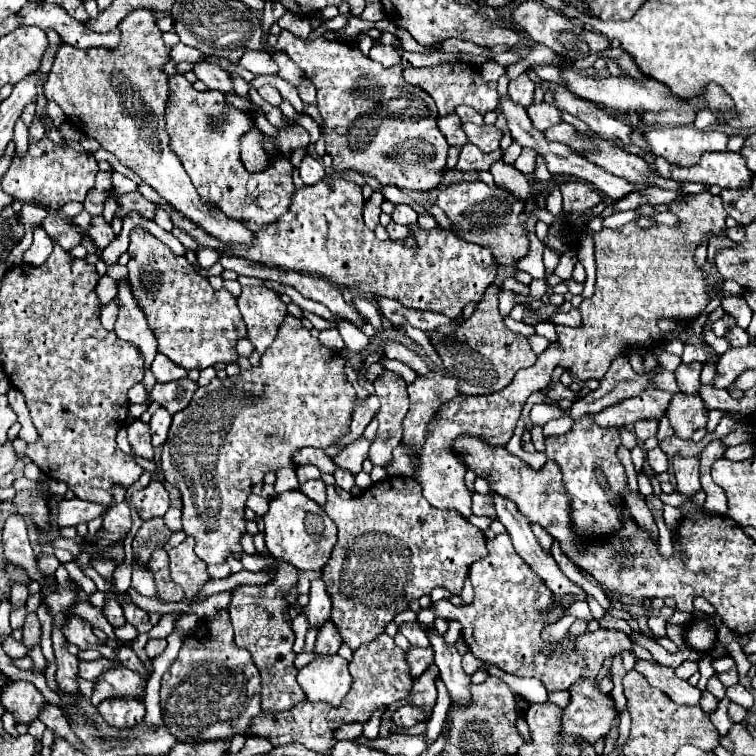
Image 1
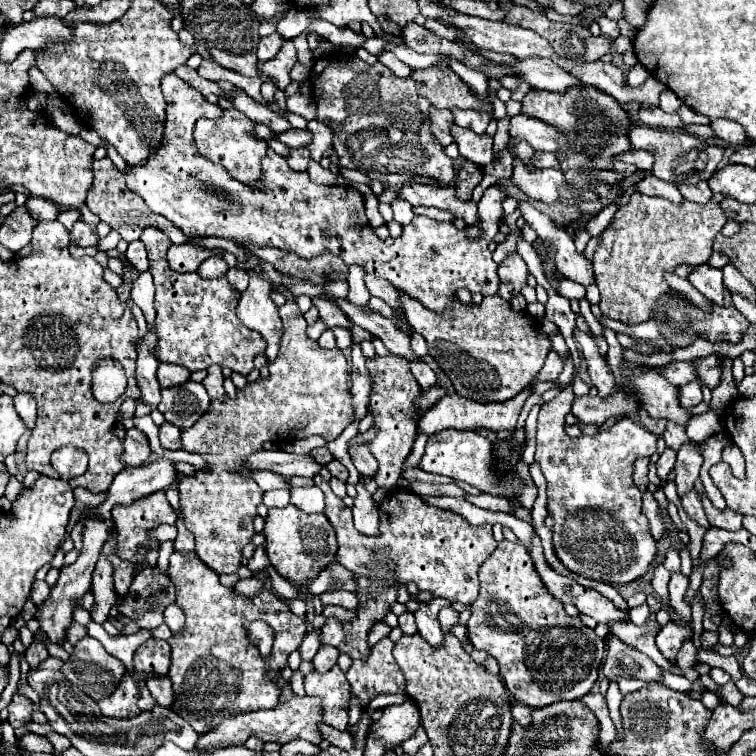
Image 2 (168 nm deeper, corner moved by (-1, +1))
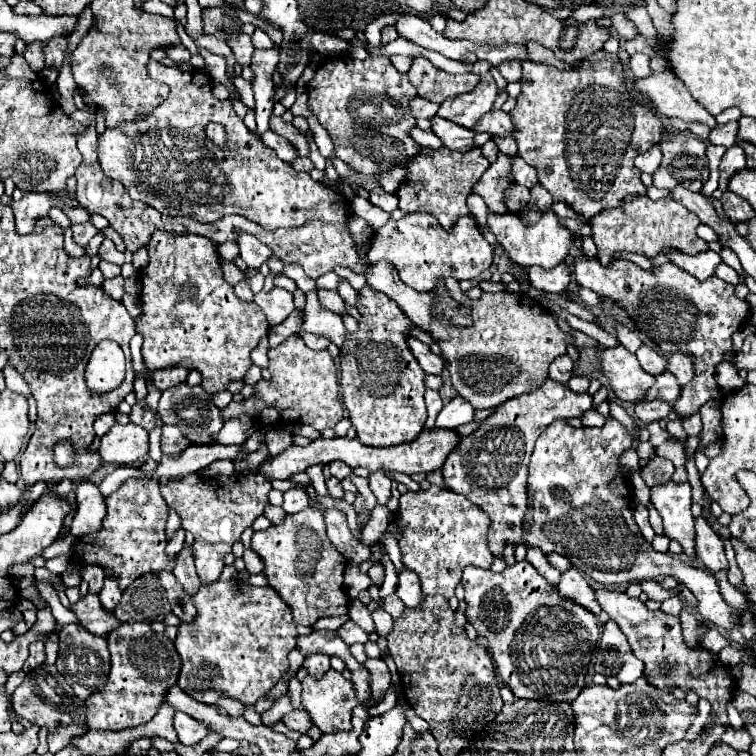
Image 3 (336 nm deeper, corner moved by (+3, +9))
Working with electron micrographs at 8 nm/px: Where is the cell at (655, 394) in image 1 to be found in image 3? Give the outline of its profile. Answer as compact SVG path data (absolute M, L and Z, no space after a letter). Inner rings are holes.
M546 380L546 384L532 394L524 394L498 406L470 436L460 438L460 446L452 450L448 462L442 466L442 476L448 490L464 494L470 502L480 506L490 516L488 548L494 558L504 558L504 546L522 544L522 516L526 512L526 476L528 460L536 438L556 418L580 418L592 408L590 394L576 394L566 384ZM514 426L514 428L496 428Z

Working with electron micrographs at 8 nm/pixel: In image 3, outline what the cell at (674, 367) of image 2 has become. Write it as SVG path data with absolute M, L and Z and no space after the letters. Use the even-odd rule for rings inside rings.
M640 346L638 352L636 352L636 358L638 358L640 366L642 366L648 374L652 374L652 376L662 374L662 372L666 370L666 360L668 360L668 356L656 352L656 350L650 348L650 346Z

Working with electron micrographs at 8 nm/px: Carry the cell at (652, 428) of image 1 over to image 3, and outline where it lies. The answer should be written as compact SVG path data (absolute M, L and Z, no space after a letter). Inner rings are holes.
M652 400L652 402L638 402L636 404L636 416L648 424L648 422L658 422L662 418L666 418L670 414L672 406L668 406L668 402L660 402L660 400Z

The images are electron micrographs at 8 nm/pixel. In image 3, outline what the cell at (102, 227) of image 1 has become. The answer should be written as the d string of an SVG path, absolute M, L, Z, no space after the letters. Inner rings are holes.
M136 375L133 384L133 390L136 394L137 402L141 404L144 408L147 407L146 399L147 396L147 388L145 384L145 380L141 378L139 375Z

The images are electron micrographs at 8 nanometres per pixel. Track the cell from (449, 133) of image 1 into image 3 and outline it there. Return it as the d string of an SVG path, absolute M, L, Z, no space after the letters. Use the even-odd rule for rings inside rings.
M412 98L410 102L410 114L416 118L416 126L420 130L430 130L430 118L436 114L438 110L438 104L436 102L430 102L426 98Z

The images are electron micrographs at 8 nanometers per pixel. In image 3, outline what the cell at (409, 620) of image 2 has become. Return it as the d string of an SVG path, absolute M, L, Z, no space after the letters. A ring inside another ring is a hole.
M392 594L392 596L386 596L384 598L384 610L396 620L396 618L400 618L402 616L402 612L404 612L404 602L400 602L400 598L396 598L396 594Z

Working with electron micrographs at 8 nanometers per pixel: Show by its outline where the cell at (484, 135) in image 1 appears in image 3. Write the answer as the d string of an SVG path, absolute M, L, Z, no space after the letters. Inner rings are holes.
M440 116L432 118L432 132L442 140L442 144L448 150L456 150L456 152L468 152L474 146L474 132L464 128L464 126L456 126L454 122L448 122Z

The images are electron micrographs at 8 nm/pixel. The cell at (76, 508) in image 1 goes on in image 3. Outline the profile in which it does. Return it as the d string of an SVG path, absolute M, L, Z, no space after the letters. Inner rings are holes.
M212 444L212 446L188 446L178 458L168 458L164 456L162 462L154 462L154 460L146 460L146 464L140 466L140 470L150 478L152 474L158 472L160 478L170 476L174 478L182 478L188 474L194 474L206 466L210 466L216 460L228 458L228 460L236 460L242 458L240 454L242 446L224 446L224 444Z

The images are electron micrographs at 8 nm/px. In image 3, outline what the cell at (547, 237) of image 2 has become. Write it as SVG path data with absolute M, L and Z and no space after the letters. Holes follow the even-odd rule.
M580 256L574 264L574 276L582 288L590 288L610 300L614 300L634 320L636 328L644 332L664 354L692 354L696 360L696 378L682 388L680 398L674 402L674 410L680 418L688 418L700 410L708 400L720 398L714 380L716 364L732 346L732 334L742 330L750 320L750 304L734 294L734 286L712 276L704 282L692 278L692 274L680 270L672 262L666 262L654 270L642 270L628 260L614 260L602 266L598 260Z

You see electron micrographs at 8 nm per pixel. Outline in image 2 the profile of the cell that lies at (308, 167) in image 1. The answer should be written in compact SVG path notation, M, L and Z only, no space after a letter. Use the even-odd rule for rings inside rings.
M296 148L296 150L290 150L288 166L292 166L298 172L304 172L308 168L308 160L310 160L308 148Z

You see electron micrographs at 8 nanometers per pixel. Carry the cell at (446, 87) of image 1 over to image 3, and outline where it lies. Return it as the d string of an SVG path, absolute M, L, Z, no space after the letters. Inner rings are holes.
M416 58L408 72L408 80L416 88L418 96L440 104L446 98L454 98L454 96L472 92L478 86L480 76L474 72L454 76L444 70L438 70L426 58Z

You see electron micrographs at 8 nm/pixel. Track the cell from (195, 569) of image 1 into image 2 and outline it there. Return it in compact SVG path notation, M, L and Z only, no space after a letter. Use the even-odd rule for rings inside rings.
M172 552L168 576L176 584L176 604L186 614L184 630L168 640L172 648L172 664L168 672L174 688L172 710L198 734L204 734L216 728L224 718L232 718L240 712L274 708L280 690L270 682L266 670L276 672L284 668L290 652L300 646L306 634L304 618L292 614L290 608L268 590L262 590L256 598L246 598L232 588L222 586L216 572L208 570L198 556ZM242 618L264 618L268 626L274 626L274 652L268 660L264 660L248 642ZM218 700L238 700L238 706L220 704Z

